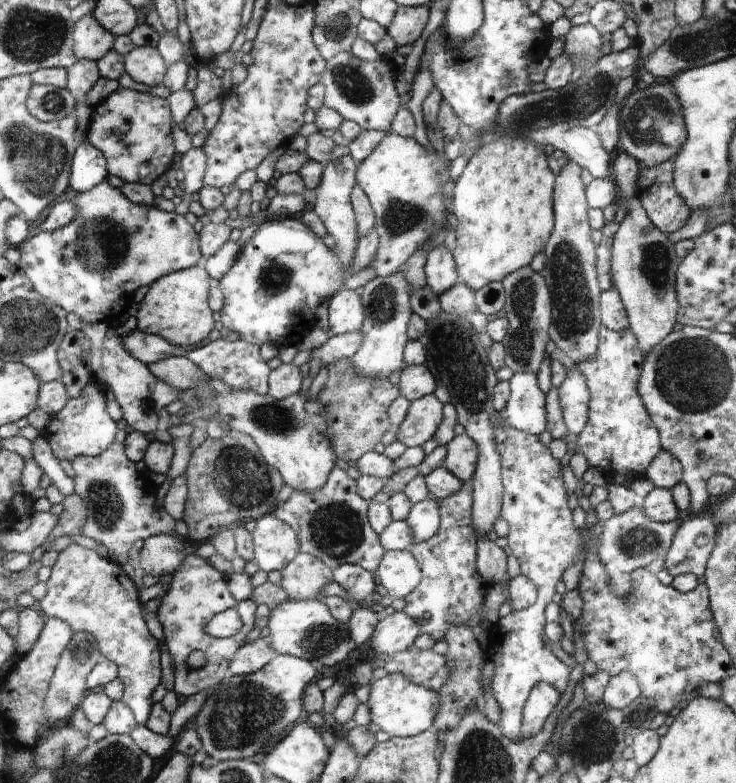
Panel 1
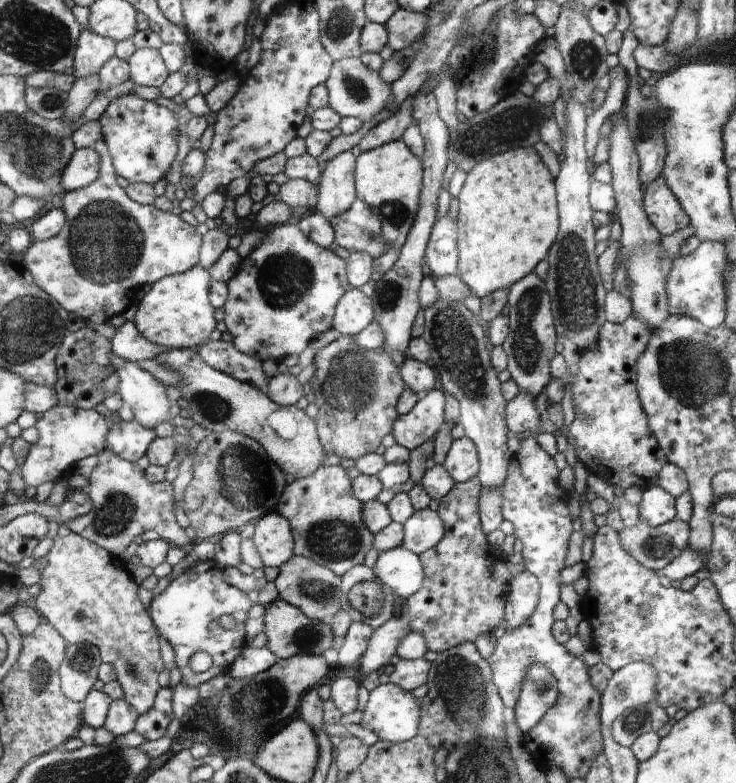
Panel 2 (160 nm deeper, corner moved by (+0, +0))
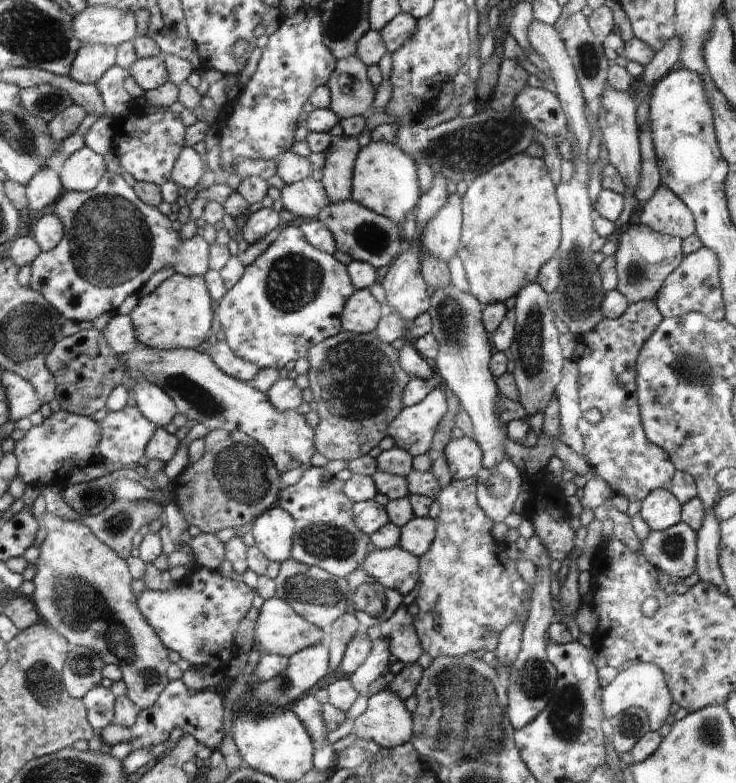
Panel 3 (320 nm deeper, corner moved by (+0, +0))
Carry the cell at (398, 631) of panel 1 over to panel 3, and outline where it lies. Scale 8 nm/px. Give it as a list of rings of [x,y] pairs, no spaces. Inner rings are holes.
[[[375,640],[368,658],[349,676],[359,694],[370,696],[371,684],[389,672],[390,648],[385,640]]]

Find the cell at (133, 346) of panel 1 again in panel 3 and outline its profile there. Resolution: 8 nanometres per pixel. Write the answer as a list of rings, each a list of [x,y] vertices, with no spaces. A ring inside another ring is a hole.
[[[113,314],[100,332],[106,341],[107,347],[117,355],[135,349],[138,344],[130,315]]]

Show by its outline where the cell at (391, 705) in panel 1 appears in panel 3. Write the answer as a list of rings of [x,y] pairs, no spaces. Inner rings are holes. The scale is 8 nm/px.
[[[389,688],[368,697],[366,712],[355,720],[354,735],[367,741],[373,740],[384,749],[408,743],[415,729],[414,717],[405,701]]]

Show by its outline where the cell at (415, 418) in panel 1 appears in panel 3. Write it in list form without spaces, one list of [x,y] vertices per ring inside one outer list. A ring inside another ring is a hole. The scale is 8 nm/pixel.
[[[436,385],[432,392],[425,396],[417,405],[403,407],[398,418],[391,423],[390,433],[395,440],[395,445],[403,448],[413,457],[418,456],[418,454],[424,454],[430,448],[430,444],[433,443],[435,430],[445,414],[446,396]]]

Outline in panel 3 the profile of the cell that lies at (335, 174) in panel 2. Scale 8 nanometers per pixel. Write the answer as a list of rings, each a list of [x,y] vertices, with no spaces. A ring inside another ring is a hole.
[[[342,135],[331,141],[323,164],[322,184],[331,202],[351,198],[355,162],[359,156],[360,145],[357,137]]]

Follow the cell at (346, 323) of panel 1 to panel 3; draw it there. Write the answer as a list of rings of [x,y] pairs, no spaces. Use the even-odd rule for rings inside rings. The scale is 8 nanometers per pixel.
[[[360,289],[347,300],[342,314],[342,330],[357,335],[372,333],[379,324],[380,312],[380,304],[370,290]]]

